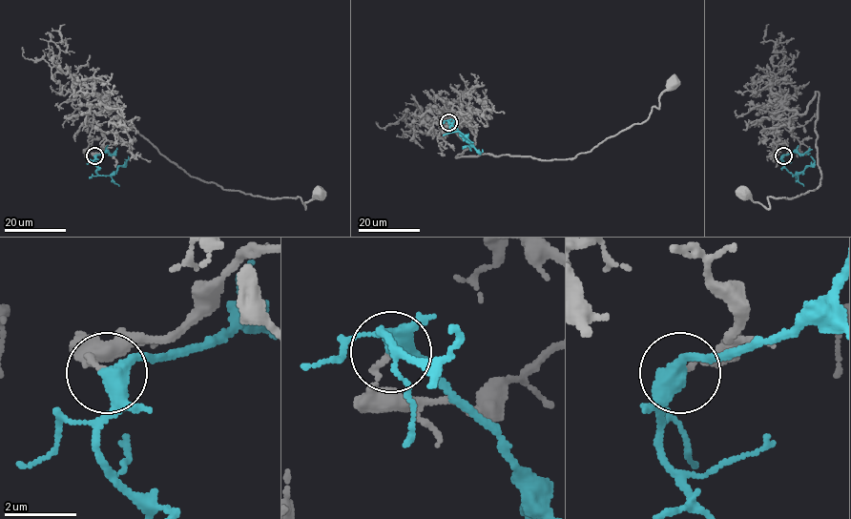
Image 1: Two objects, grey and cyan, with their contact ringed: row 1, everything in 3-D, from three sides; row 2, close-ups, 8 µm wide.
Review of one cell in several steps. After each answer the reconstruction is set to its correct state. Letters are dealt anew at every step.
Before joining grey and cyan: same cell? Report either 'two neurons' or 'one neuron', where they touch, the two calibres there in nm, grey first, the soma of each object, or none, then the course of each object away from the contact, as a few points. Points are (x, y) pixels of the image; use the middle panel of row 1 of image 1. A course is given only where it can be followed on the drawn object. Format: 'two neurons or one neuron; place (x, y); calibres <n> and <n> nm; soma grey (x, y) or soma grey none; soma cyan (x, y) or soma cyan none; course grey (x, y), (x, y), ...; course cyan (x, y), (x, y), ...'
two neurons; place (448, 122); calibres 140 and 440 nm; soma grey (673, 84); soma cyan none; course grey (448, 122), (465, 120), (455, 106), (475, 130), (457, 157), (572, 158), (642, 123), (673, 82); course cyan (448, 122), (453, 132), (464, 134), (480, 154), (482, 150)

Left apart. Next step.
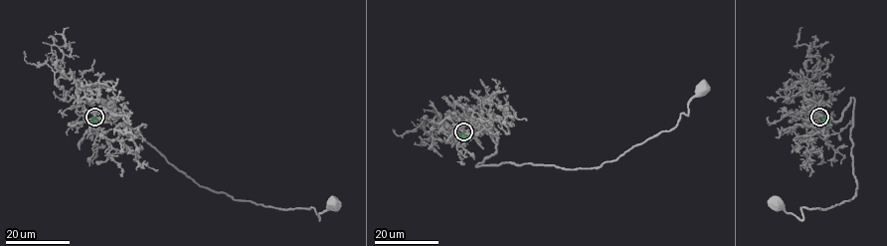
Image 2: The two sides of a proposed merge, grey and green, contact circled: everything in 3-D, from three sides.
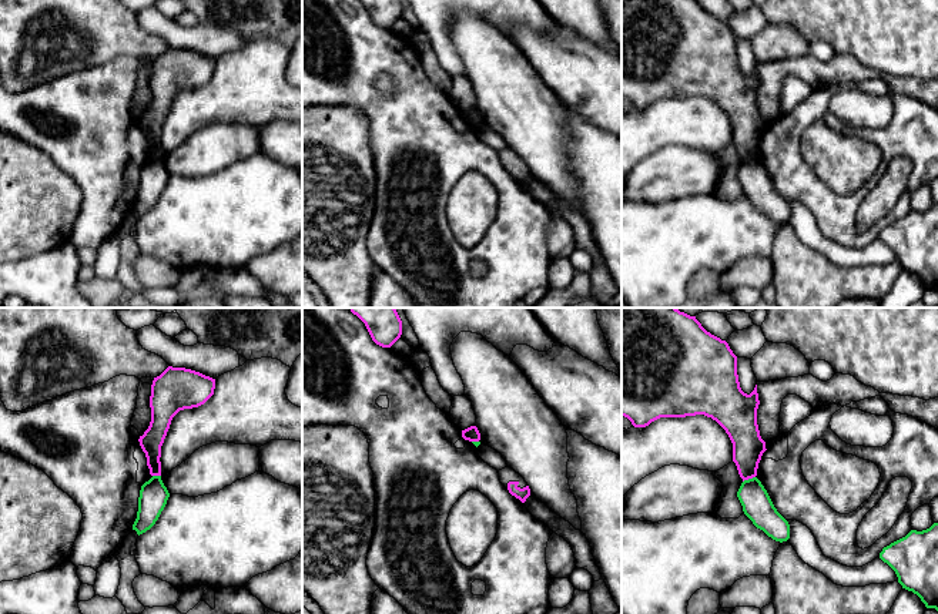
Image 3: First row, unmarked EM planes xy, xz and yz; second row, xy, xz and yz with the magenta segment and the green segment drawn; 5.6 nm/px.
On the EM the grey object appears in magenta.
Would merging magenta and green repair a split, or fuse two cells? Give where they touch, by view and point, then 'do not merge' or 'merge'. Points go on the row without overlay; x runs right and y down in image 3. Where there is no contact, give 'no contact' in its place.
contact yz (749, 158); do not merge

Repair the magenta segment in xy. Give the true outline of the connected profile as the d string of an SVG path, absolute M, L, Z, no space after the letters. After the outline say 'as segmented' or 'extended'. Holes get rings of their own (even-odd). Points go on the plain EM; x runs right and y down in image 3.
M168 47L151 66L151 103L138 123L151 157L161 157L161 127L172 98L184 90L204 85L215 70L215 60L200 53Z; as segmented

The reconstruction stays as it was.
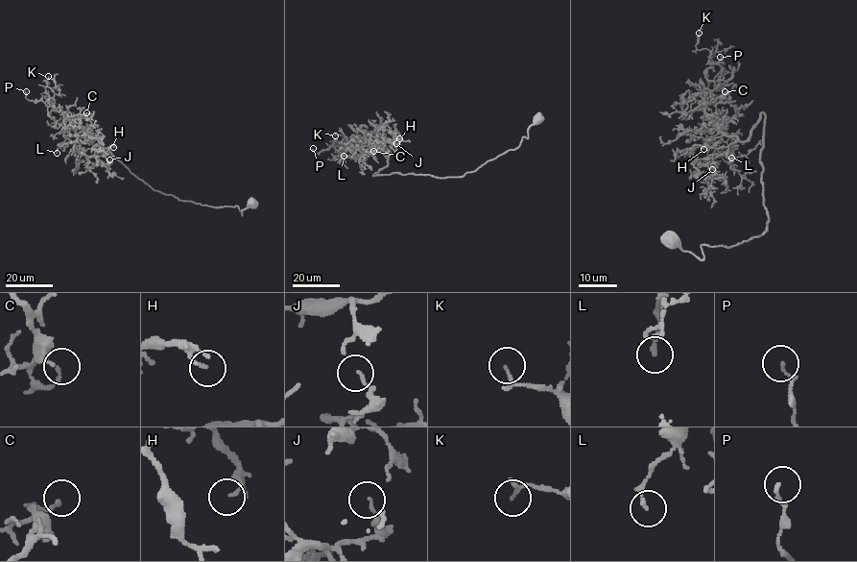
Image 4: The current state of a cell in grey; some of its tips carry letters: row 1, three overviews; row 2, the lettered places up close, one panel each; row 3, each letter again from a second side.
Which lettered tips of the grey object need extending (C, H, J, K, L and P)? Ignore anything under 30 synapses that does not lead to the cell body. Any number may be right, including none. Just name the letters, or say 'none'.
none

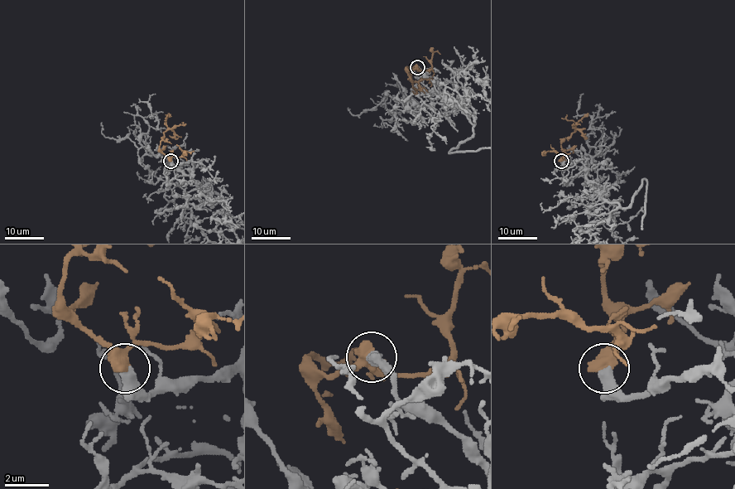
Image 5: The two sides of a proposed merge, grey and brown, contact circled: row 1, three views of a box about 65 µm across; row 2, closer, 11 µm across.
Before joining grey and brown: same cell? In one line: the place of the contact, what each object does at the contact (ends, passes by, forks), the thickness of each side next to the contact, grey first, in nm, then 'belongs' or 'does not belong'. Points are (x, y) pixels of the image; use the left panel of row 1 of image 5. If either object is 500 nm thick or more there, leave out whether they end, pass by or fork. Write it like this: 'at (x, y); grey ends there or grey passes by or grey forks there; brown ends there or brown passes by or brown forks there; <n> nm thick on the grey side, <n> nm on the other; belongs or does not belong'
at (170, 161); 550 nm thick on the grey side, 500 nm on the other; belongs

